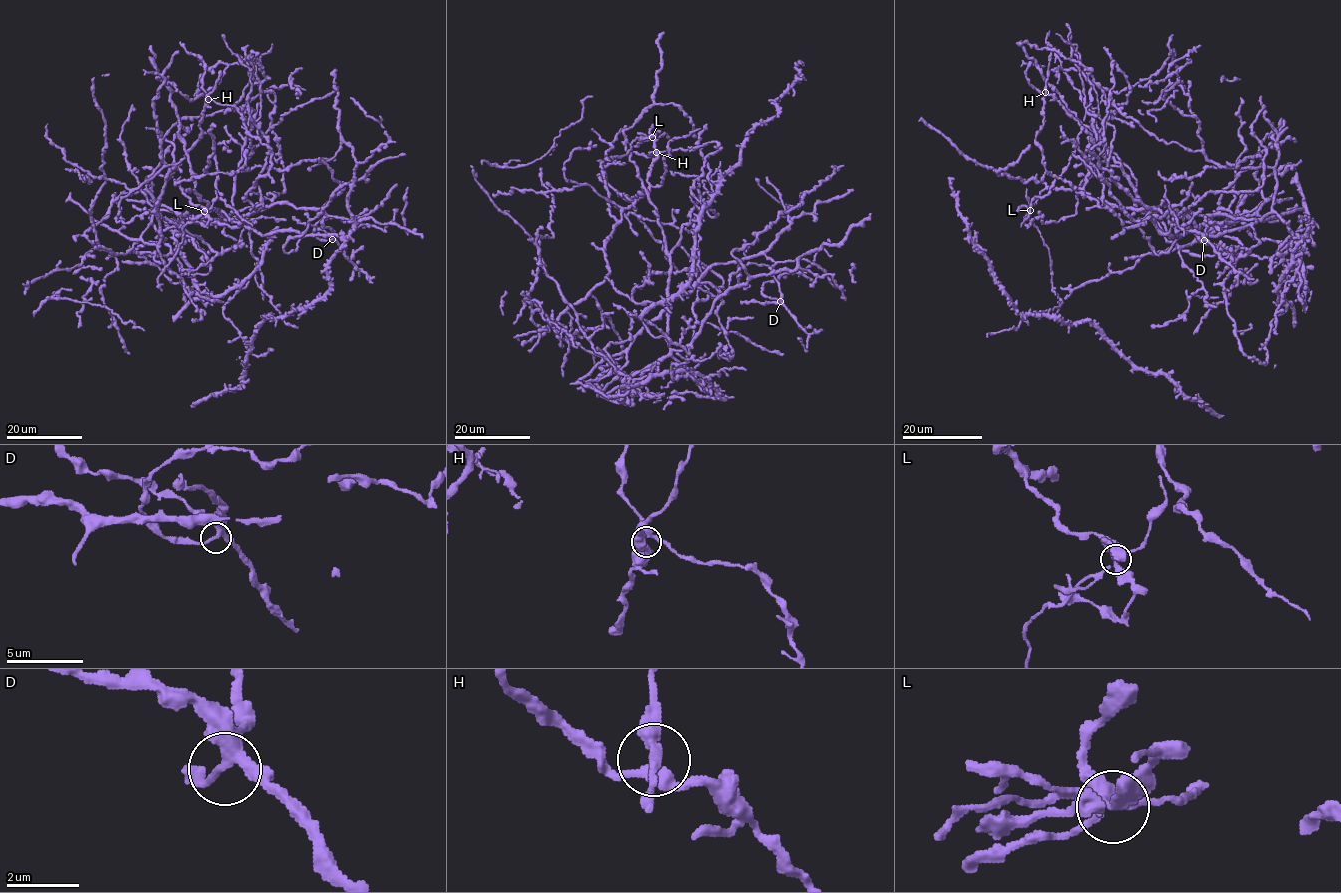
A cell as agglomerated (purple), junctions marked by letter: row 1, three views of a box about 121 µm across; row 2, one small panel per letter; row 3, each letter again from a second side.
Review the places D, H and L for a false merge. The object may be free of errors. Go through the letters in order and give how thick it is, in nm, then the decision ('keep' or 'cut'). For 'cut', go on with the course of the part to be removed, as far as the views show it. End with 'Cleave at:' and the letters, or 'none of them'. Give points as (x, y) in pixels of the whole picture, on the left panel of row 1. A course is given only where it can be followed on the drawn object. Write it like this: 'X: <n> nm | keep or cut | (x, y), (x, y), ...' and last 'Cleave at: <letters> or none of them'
D: 320 nm | keep
H: 320 nm | keep
L: 240 nm | cut | (204, 211), (182, 228), (182, 240), (177, 253), (158, 278), (162, 290)
Cleave at: L

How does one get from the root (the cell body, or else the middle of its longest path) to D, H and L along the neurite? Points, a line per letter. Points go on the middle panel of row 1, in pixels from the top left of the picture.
D: (687, 345), (713, 304), (747, 282), (731, 253), (788, 211), (789, 224), (765, 253), (775, 263), (780, 301)
H: (687, 345), (667, 340), (670, 251), (701, 214), (691, 187), (719, 149), (656, 152)
L: (687, 345), (673, 350), (668, 344), (669, 254), (656, 207), (638, 168), (629, 159), (631, 147), (652, 137)

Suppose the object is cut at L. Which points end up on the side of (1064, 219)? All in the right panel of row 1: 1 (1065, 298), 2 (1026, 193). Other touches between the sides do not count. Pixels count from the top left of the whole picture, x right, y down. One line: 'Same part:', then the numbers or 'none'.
Same part: 1

